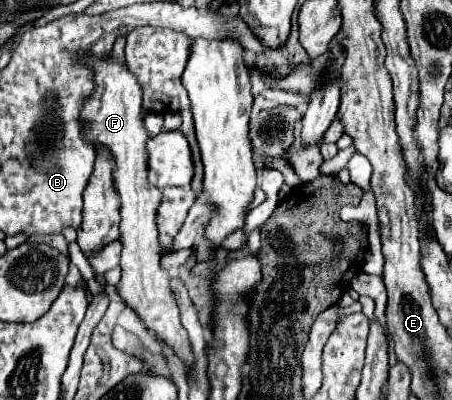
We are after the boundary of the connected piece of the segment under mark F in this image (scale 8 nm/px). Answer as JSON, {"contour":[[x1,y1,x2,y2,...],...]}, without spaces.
{"contour":[[108,57,102,59,90,59,90,65,96,71,96,91,88,99,88,103,82,109,82,121,84,121,84,137,88,137,92,143,102,143,110,147,110,153,116,161,114,169,114,181,120,191,122,207,120,207,120,241,124,245,122,249,122,279,118,283,118,291,126,305,136,309,140,319,146,323,148,329,152,329,158,339,162,339,172,351,182,359,182,363,188,367,192,363,192,351,188,343,188,335,184,327,180,325,178,307,170,291,170,275,168,271,160,269,160,251,158,245,158,233,156,233,156,209,160,205,160,191,148,183,146,179,146,141,148,133,142,125,142,89,128,73,126,65,112,63]]}

